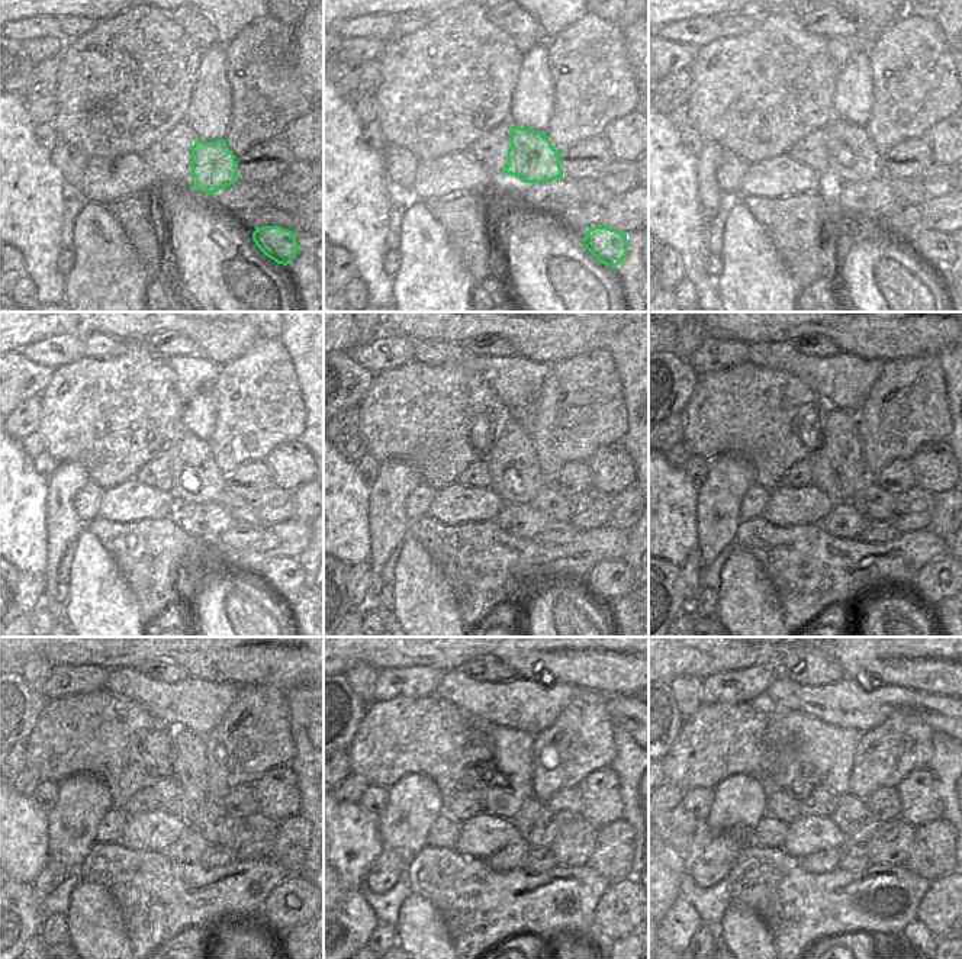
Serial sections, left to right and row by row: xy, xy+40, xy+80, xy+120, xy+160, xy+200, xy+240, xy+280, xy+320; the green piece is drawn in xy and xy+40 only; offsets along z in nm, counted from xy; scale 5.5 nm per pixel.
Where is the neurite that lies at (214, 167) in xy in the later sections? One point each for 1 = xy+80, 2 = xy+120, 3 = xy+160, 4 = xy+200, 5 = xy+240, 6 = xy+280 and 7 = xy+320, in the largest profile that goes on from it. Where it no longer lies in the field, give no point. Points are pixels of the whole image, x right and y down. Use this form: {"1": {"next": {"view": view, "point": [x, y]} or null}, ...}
{"1": {"next": {"view": "xy+80", "point": [850, 154]}}, "2": {"next": {"view": "xy+120", "point": [195, 476]}}, "3": {"next": {"view": "xy+160", "point": [515, 475]}}, "4": {"next": {"view": "xy+200", "point": [837, 466]}}, "5": {"next": {"view": "xy+240", "point": [182, 792]}}, "6": {"next": {"view": "xy+280", "point": [507, 785]}}, "7": {"next": {"view": "xy+320", "point": [811, 760]}}}

